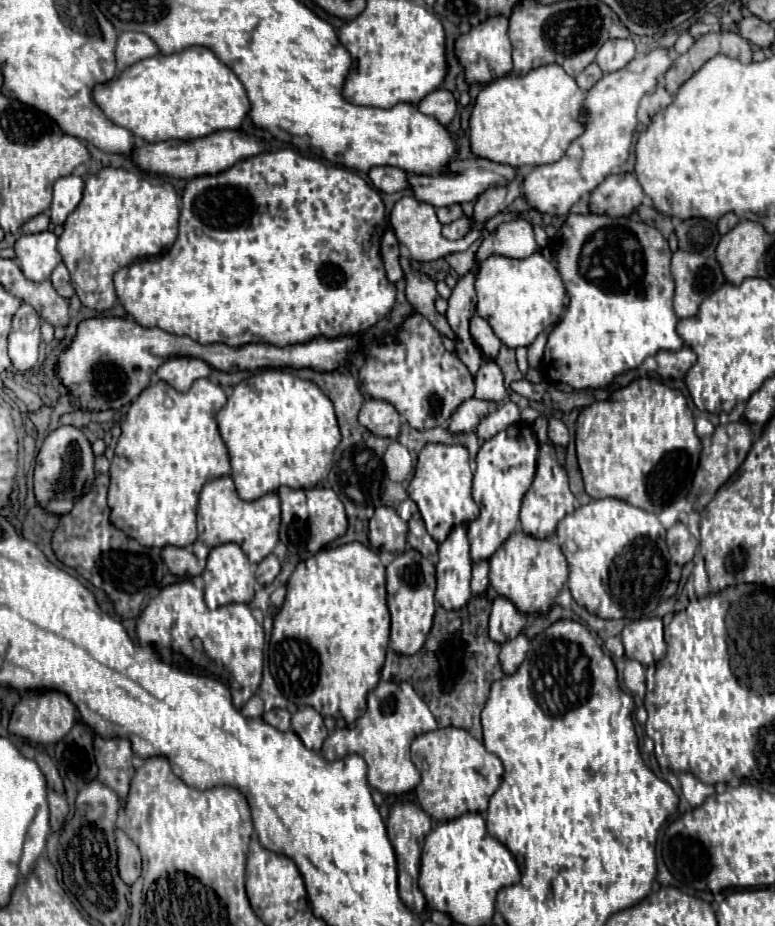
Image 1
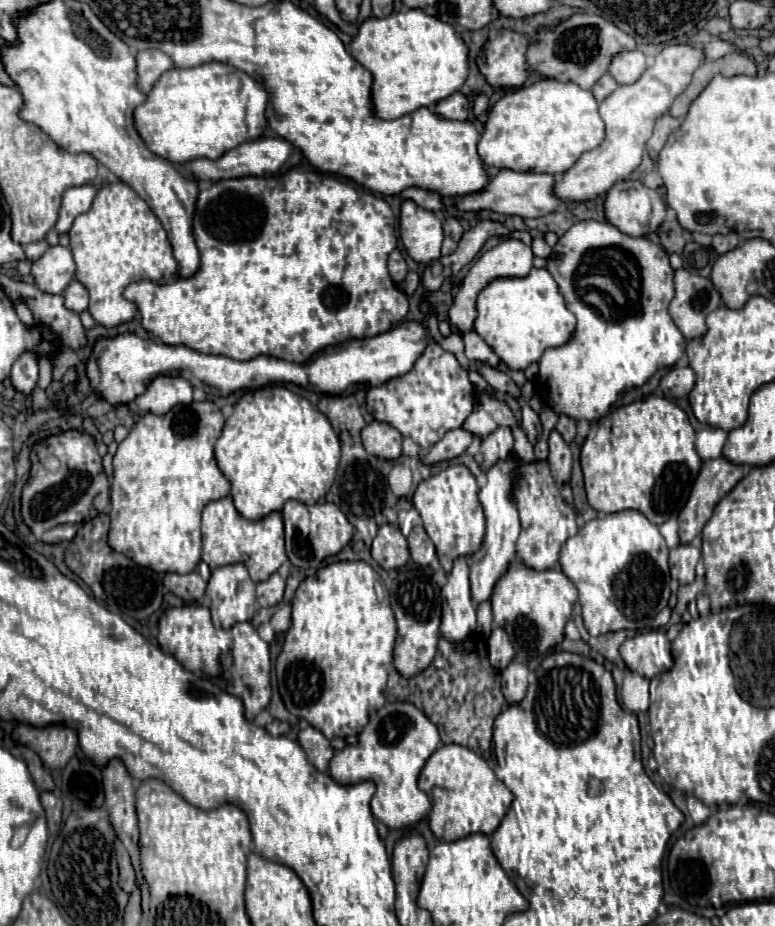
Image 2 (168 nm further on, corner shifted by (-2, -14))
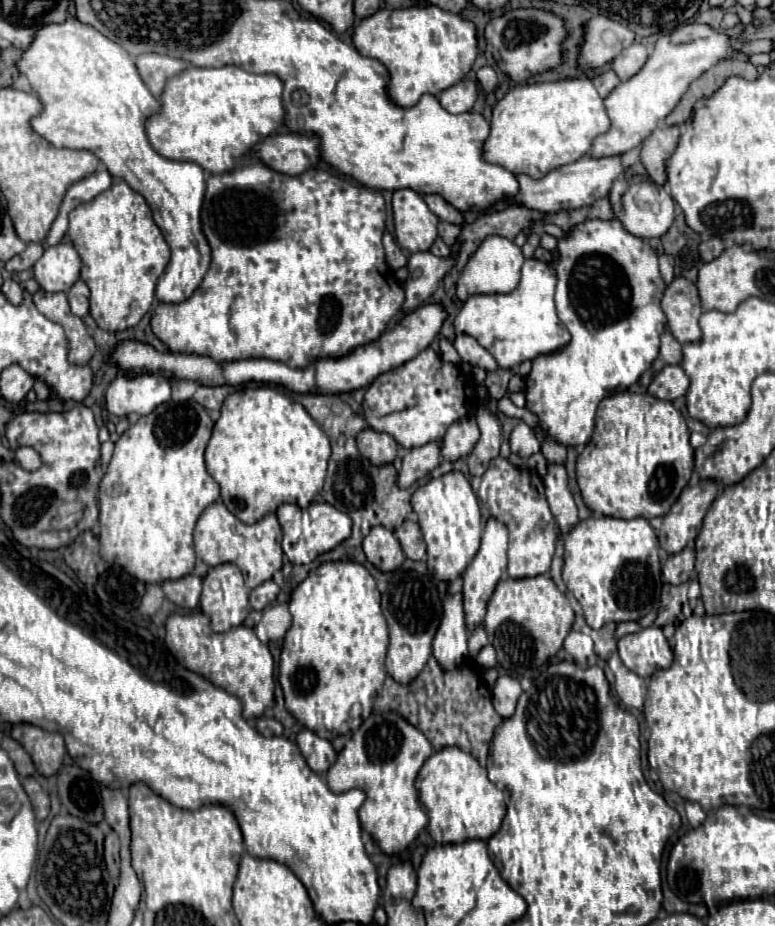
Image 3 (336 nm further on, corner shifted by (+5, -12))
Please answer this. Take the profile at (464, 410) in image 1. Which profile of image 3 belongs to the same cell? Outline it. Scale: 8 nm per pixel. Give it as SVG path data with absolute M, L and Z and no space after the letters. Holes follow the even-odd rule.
M429 442L419 448L411 448L411 452L403 458L403 466L399 472L399 486L409 488L415 480L427 476L431 470L439 466L441 460L441 444Z

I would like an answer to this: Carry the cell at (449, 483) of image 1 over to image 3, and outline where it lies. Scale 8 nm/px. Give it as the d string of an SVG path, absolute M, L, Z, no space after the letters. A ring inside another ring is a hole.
M451 470L439 478L431 478L411 496L411 506L419 518L419 526L427 544L427 566L437 580L453 582L479 550L484 524L477 496L469 480L459 470Z

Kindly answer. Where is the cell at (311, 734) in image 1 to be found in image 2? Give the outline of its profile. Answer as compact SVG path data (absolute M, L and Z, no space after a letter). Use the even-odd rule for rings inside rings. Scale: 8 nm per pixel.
M308 726L306 730L298 732L298 742L302 744L302 748L308 754L308 760L314 764L314 768L318 768L318 772L326 772L328 764L334 756L334 748L332 748L330 740L320 730Z

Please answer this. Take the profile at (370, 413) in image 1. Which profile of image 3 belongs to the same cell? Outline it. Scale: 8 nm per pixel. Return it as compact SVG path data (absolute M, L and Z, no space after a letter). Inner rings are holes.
M365 428L357 434L357 448L365 458L369 458L377 466L393 462L397 454L395 438L373 428Z

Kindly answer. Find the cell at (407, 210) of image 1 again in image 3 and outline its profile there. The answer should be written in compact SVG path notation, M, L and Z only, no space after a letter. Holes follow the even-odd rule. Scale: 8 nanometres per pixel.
M405 188L393 192L393 222L395 236L401 248L409 252L429 250L437 238L439 218L427 208L423 198Z

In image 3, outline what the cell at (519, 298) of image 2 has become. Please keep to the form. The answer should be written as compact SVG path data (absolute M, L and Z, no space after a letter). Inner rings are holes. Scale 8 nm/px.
M525 260L519 286L509 294L469 296L455 318L455 330L471 334L501 368L515 368L523 360L551 354L569 342L569 332L555 312L555 268L541 260Z

